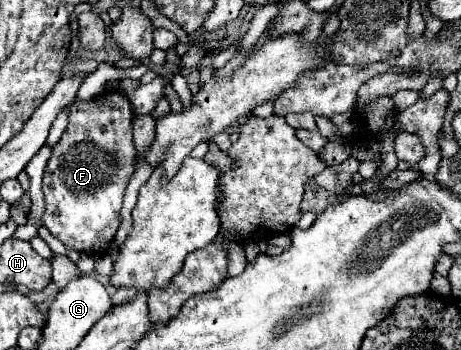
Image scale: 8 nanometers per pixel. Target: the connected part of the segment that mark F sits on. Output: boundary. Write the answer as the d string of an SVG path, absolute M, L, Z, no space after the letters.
M106 92L106 94L100 94L100 96L96 96L96 98L88 100L88 102L74 102L72 108L70 108L70 122L68 122L68 126L66 126L60 142L52 148L52 156L48 160L44 182L42 182L42 190L44 190L44 198L46 198L46 212L42 216L42 224L52 232L54 238L58 238L64 246L68 246L72 250L78 250L78 252L104 252L108 248L110 240L114 240L114 234L118 232L124 190L128 186L128 180L134 174L134 164L136 164L136 148L132 144L132 118L134 118L132 106L130 106L128 98L124 94L120 94L120 92Z

